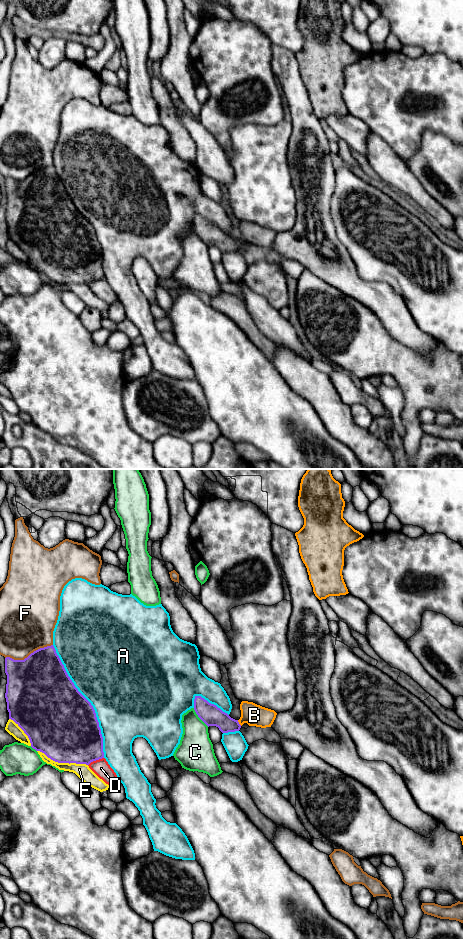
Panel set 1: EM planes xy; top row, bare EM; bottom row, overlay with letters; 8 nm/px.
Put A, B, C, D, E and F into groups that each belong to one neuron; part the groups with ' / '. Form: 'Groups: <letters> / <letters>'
Groups: A / B / C / D / E / F

